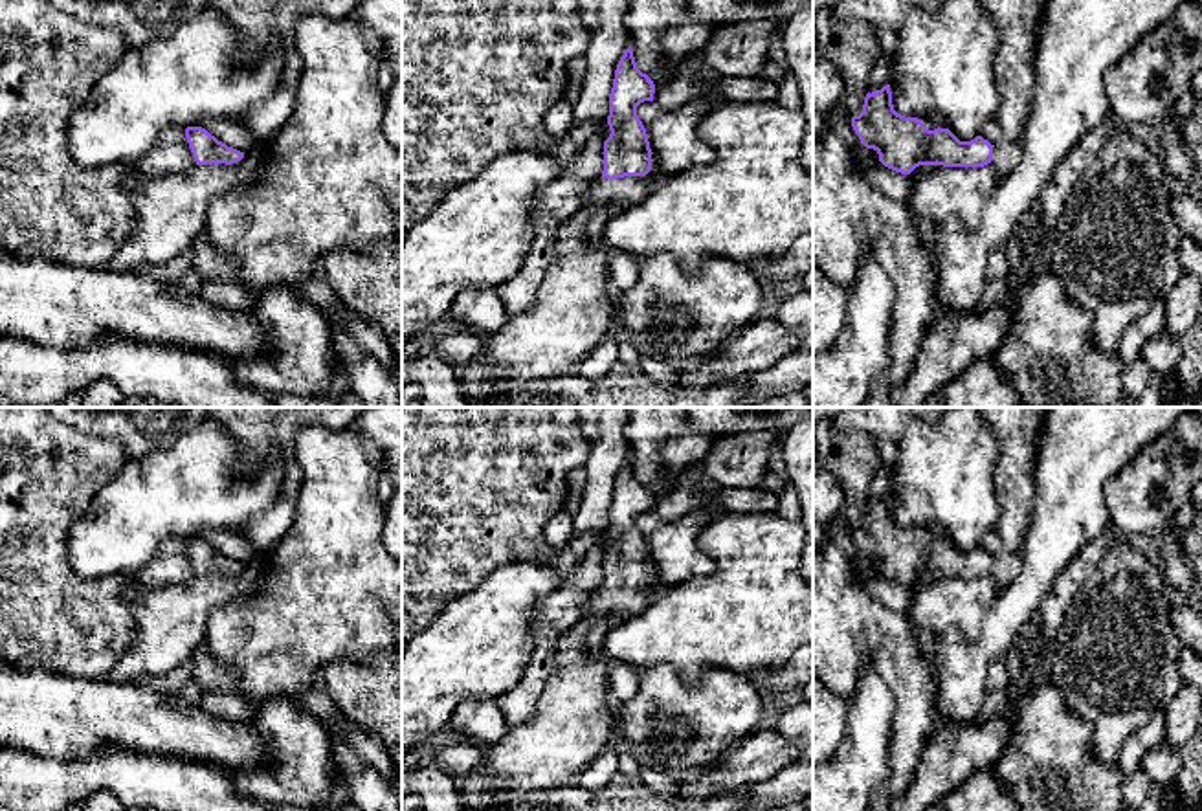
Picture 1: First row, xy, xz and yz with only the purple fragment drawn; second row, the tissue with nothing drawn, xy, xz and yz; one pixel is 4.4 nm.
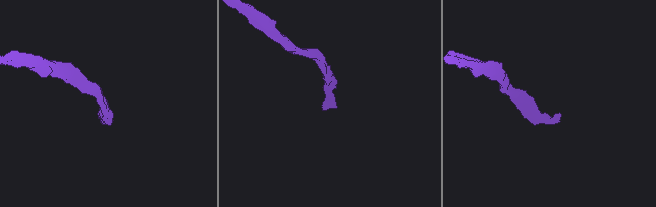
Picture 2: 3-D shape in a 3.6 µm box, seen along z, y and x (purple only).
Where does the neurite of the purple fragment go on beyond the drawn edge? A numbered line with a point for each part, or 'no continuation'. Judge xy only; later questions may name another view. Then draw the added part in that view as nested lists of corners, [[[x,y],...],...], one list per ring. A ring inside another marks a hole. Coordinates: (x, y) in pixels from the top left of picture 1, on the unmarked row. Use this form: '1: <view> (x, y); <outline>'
no continuation

